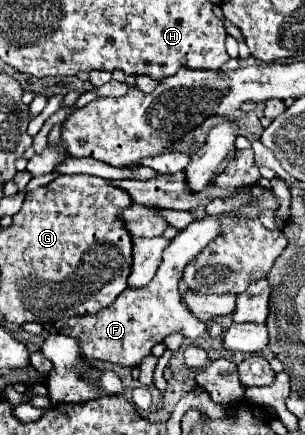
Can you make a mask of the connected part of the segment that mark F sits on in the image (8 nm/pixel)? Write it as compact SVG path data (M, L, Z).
M265 188L263 194L253 196L253 200L249 204L243 204L231 212L225 212L225 214L205 216L203 220L189 224L165 248L163 262L161 262L161 266L159 266L159 270L149 286L127 288L125 292L121 292L121 296L117 296L117 300L109 308L103 308L101 312L91 314L91 316L73 316L65 322L57 322L55 324L57 330L65 332L69 336L77 336L81 340L81 350L85 352L87 358L107 360L107 362L113 362L119 366L139 366L141 360L151 352L151 348L155 344L159 344L171 332L183 330L183 334L187 338L191 338L191 340L199 338L207 330L207 324L201 322L199 318L195 318L191 312L187 312L187 308L181 306L181 298L177 292L177 286L179 286L181 276L183 276L183 268L189 264L189 260L193 260L197 254L201 254L201 250L211 240L221 236L221 218L223 216L233 216L239 220L241 218L255 220L255 218L259 218L259 214L263 210L277 212L277 208L279 208L279 200L277 200L275 192Z

